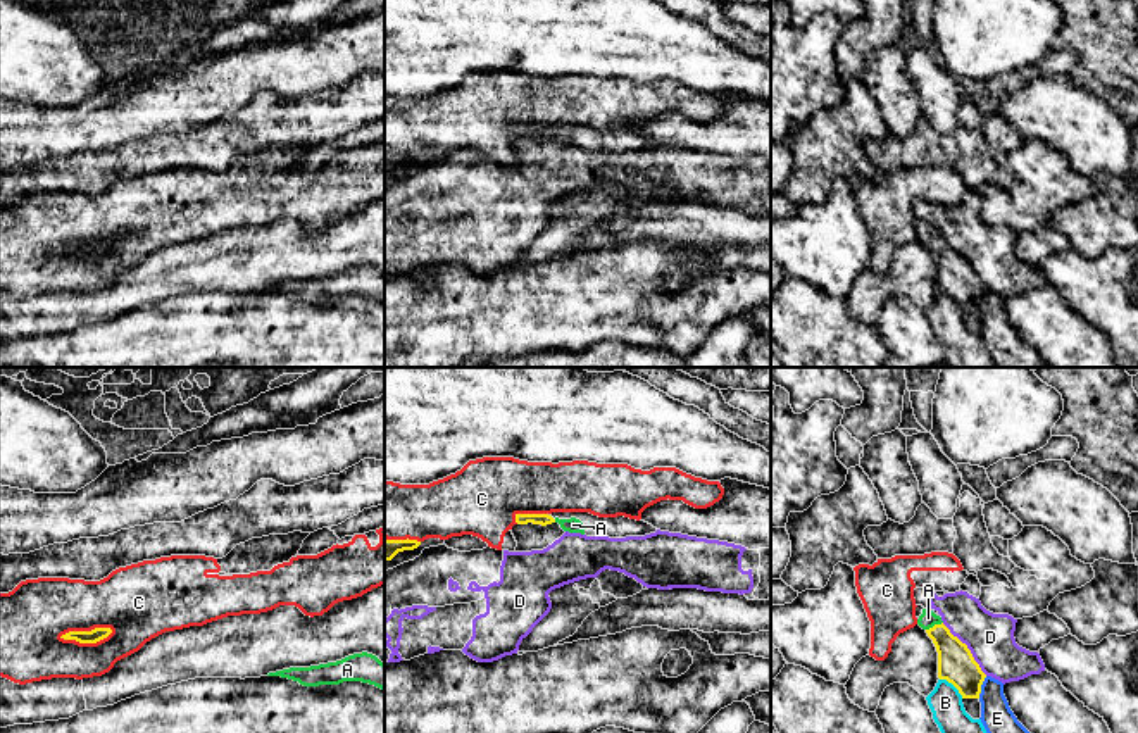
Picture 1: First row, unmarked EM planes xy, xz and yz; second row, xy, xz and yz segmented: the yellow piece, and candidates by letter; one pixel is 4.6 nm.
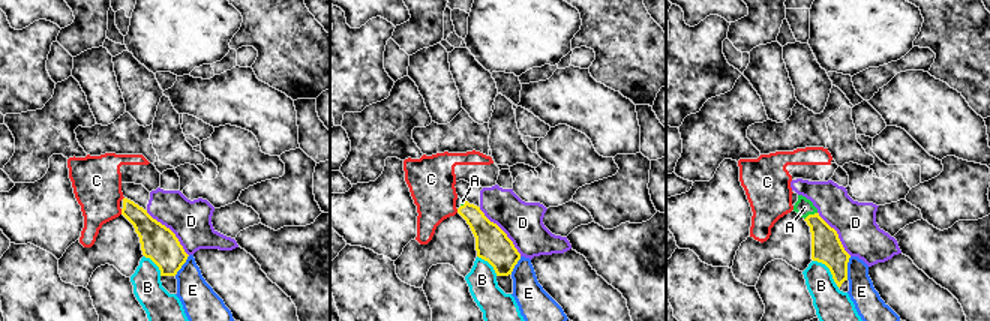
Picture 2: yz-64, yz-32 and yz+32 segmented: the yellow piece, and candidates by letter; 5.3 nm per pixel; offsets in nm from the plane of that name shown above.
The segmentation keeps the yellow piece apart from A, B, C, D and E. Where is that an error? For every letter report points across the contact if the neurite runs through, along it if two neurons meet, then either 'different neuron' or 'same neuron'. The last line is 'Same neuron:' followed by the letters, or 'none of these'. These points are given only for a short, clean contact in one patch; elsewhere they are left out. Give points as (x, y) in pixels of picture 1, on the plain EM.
A: same neuron
B: different neuron
C: different neuron
D: different neuron
E: different neuron
Same neuron: A

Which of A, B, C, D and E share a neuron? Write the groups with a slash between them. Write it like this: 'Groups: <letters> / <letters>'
Groups: A / B / C / D / E

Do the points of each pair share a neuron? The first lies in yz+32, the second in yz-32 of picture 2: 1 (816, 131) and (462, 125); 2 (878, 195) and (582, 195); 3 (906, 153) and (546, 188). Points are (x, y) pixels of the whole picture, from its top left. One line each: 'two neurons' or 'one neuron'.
1: one neuron
2: two neurons
3: one neuron

